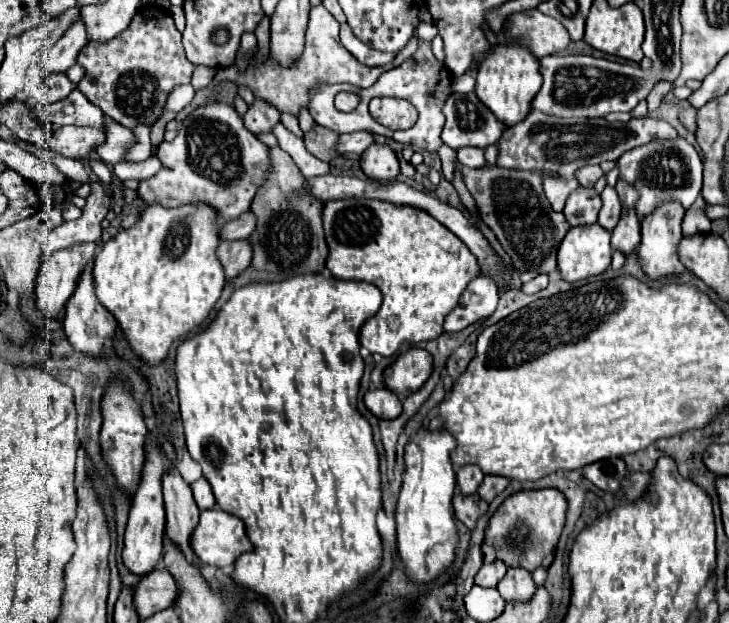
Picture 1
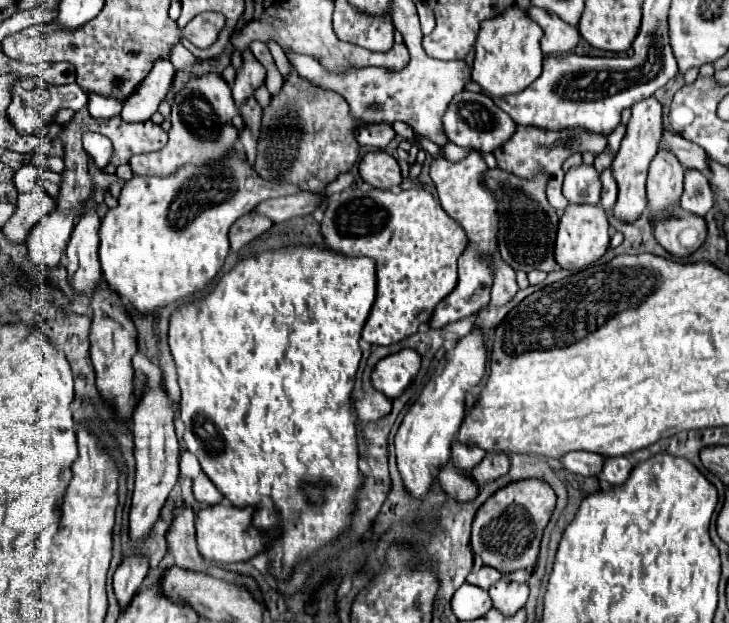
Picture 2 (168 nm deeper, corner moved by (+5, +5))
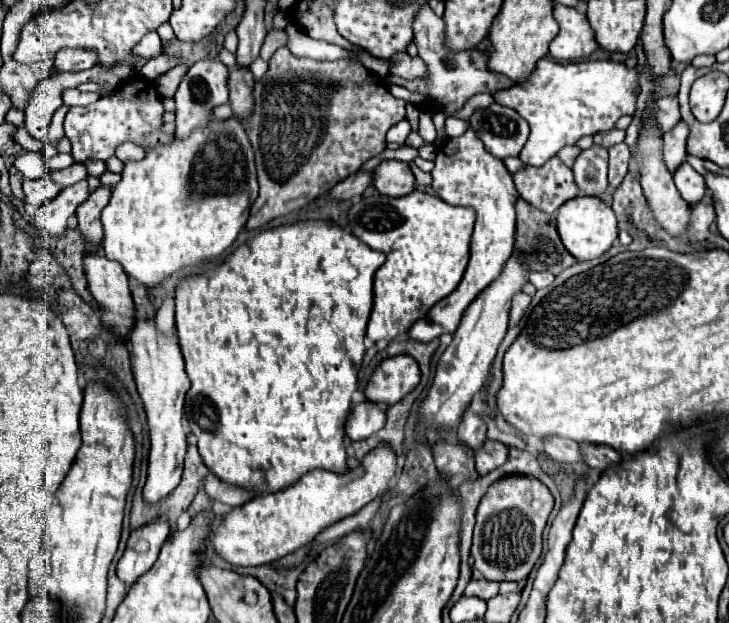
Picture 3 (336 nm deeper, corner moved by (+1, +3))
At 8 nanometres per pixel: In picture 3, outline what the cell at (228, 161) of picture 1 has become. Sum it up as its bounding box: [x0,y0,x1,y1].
[174,59,228,139]

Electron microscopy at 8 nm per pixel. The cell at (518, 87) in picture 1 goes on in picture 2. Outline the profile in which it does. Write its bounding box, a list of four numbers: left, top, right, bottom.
[472,7,542,99]

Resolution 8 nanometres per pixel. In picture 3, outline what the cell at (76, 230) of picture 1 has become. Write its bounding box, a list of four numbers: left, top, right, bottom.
[64,77,172,163]

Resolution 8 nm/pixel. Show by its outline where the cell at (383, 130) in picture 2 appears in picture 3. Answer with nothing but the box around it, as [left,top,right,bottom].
[386,119,412,145]

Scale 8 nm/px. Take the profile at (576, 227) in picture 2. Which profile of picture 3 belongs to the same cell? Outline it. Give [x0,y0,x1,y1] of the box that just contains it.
[556,195,618,261]

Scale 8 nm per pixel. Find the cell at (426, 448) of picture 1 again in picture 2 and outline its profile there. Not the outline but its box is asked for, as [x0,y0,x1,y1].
[394,329,486,499]

